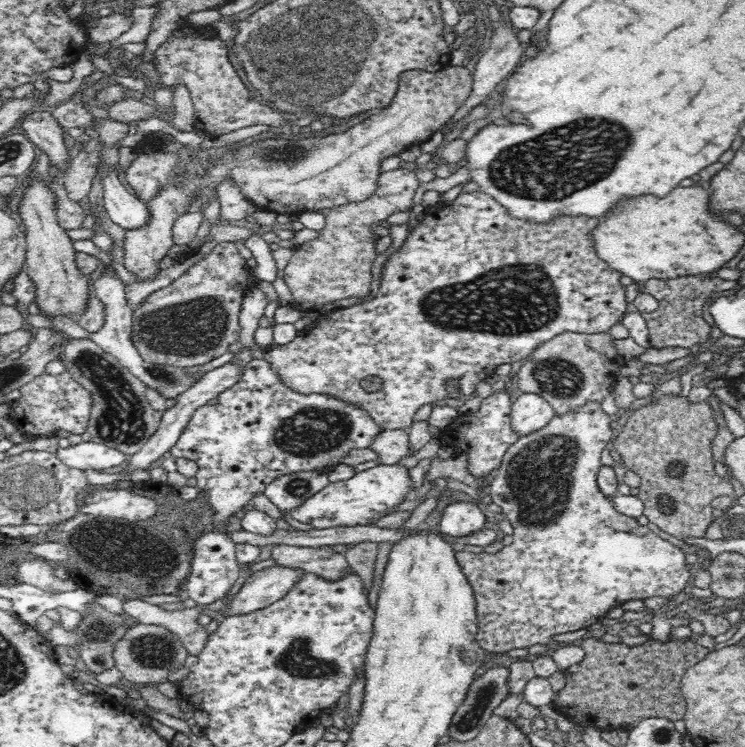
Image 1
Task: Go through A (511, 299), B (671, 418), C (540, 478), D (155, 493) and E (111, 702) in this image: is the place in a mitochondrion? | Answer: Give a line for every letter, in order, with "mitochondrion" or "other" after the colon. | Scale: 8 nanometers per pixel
A: mitochondrion
B: other
C: mitochondrion
D: other
E: other

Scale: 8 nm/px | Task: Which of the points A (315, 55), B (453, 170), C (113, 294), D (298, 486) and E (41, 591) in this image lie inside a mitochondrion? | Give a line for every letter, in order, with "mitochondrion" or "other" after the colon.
A: mitochondrion
B: other
C: other
D: mitochondrion
E: other

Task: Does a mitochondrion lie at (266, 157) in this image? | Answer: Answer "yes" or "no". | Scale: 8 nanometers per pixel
yes

